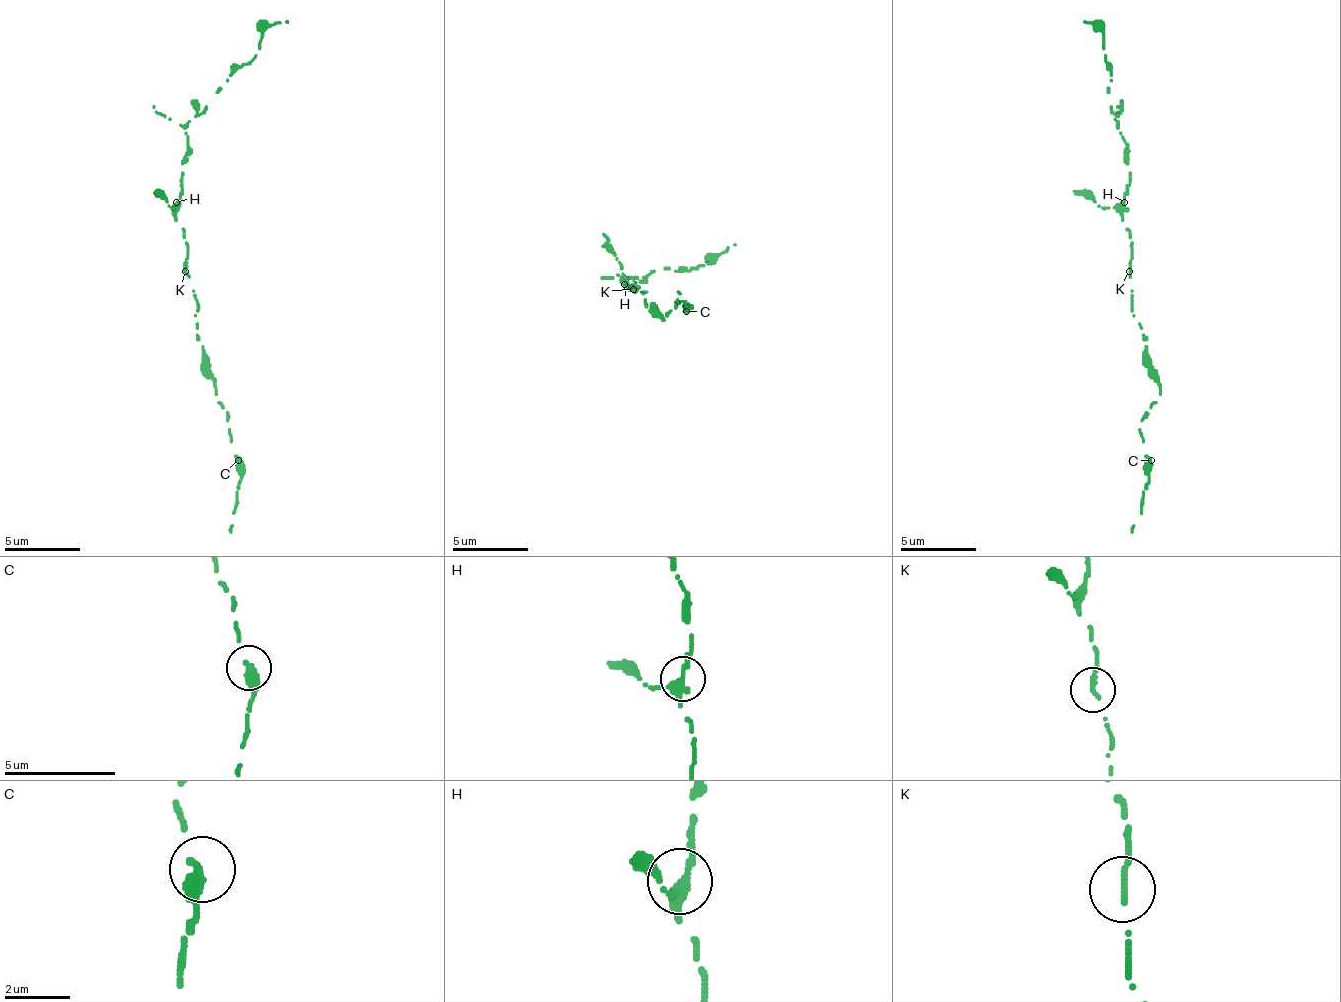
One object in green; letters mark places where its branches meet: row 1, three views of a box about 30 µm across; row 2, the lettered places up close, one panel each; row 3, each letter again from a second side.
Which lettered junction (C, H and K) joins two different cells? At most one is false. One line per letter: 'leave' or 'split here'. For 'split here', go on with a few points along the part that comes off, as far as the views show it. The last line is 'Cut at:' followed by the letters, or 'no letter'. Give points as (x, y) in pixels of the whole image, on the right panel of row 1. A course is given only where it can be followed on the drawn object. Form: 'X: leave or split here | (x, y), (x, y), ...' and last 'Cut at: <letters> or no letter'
C: leave
H: leave
K: leave
Cut at: no letter

